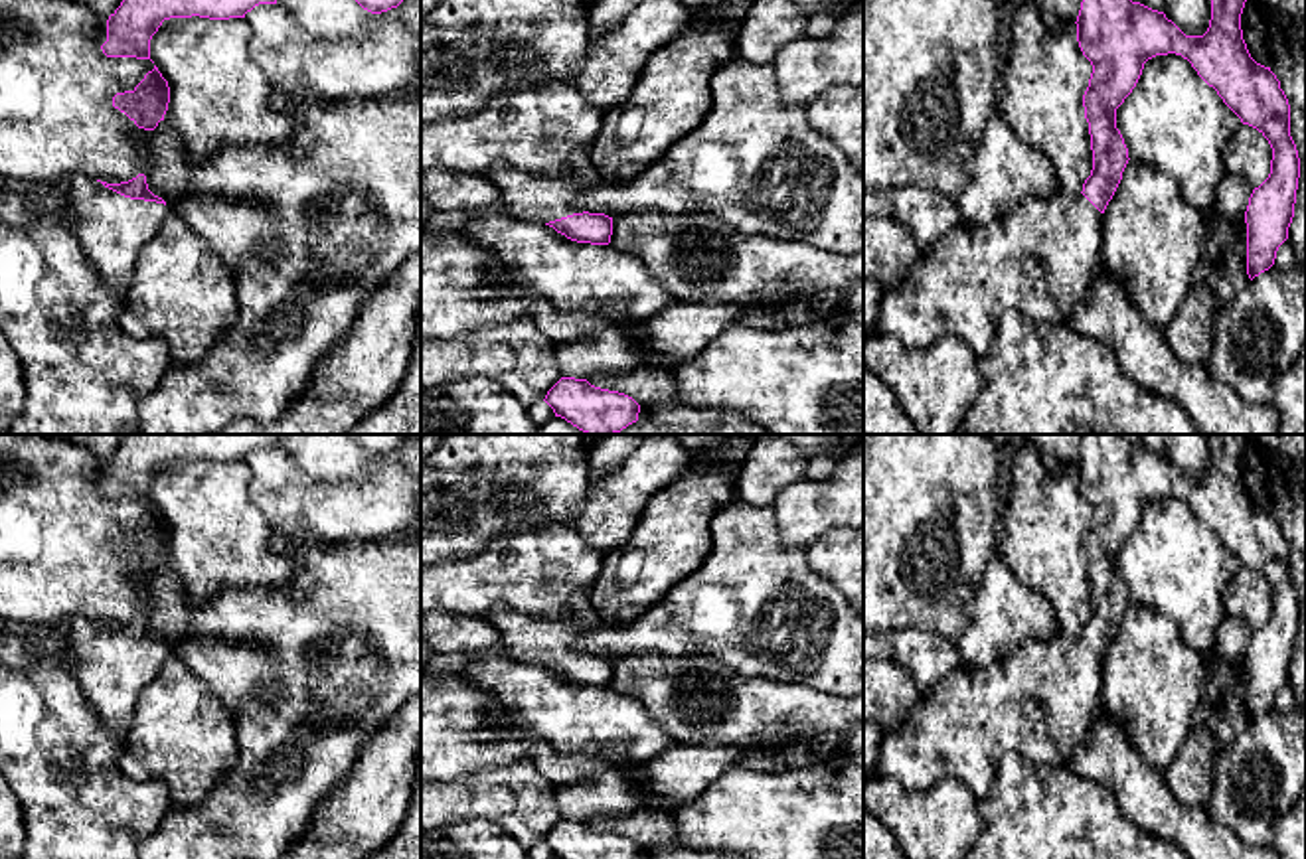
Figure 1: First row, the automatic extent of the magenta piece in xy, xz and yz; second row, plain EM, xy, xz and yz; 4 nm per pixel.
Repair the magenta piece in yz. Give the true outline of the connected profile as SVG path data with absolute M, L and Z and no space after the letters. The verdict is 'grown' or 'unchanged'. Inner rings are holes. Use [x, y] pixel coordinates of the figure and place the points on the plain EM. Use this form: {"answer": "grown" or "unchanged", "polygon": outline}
{"answer": "grown", "polygon": "M1087 434L1077 458L1077 484L1093 515L1083 537L1089 565L1093 612L1083 634L1055 632L1027 640L1006 660L982 667L956 667L923 693L907 721L881 737L873 774L893 778L905 788L931 790L942 780L960 780L984 800L996 784L1002 758L1020 754L1029 764L1065 764L1101 705L1101 660L1128 606L1128 590L1116 571L1116 551L1136 529L1144 506L1176 496L1217 533L1243 567L1257 571L1272 590L1270 616L1253 632L1245 654L1247 717L1253 723L1274 707L1278 689L1288 681L1294 660L1300 600L1290 579L1290 547L1280 523L1257 506L1243 482L1241 456L1251 434L1209 434L1211 462L1203 478L1185 478L1164 454L1132 444L1122 434Z"}

